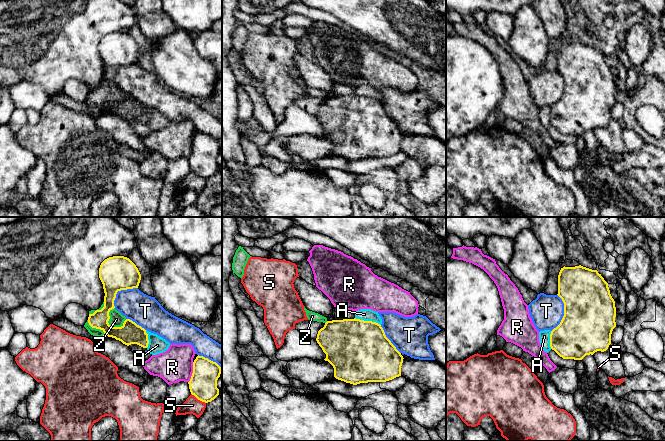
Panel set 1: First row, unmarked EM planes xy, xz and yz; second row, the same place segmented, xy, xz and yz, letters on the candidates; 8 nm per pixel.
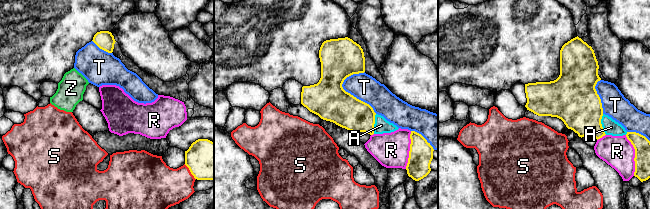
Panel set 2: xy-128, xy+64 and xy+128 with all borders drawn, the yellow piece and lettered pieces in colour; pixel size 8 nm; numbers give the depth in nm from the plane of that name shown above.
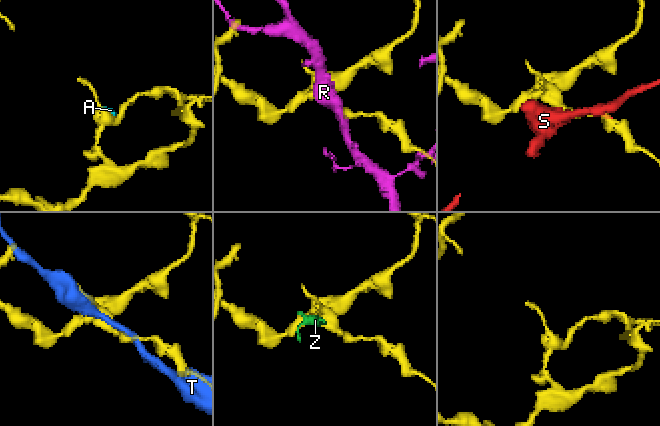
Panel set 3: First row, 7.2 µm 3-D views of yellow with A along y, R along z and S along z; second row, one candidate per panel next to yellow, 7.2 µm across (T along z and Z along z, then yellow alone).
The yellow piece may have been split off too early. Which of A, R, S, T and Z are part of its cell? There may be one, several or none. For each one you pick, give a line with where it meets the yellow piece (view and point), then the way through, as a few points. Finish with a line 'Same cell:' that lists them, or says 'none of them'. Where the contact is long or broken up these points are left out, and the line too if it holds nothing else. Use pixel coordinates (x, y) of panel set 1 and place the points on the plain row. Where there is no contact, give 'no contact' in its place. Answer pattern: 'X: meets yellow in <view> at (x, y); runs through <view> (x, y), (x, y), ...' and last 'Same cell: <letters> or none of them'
Same cell: none of them

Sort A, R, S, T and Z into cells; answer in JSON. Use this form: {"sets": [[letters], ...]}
{"sets": [["A", "Z"], ["R"], ["S"], ["T"]]}

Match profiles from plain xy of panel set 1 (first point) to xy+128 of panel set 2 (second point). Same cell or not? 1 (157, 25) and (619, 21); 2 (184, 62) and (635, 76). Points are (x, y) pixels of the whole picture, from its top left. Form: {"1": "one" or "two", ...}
{"1": "two", "2": "one"}

